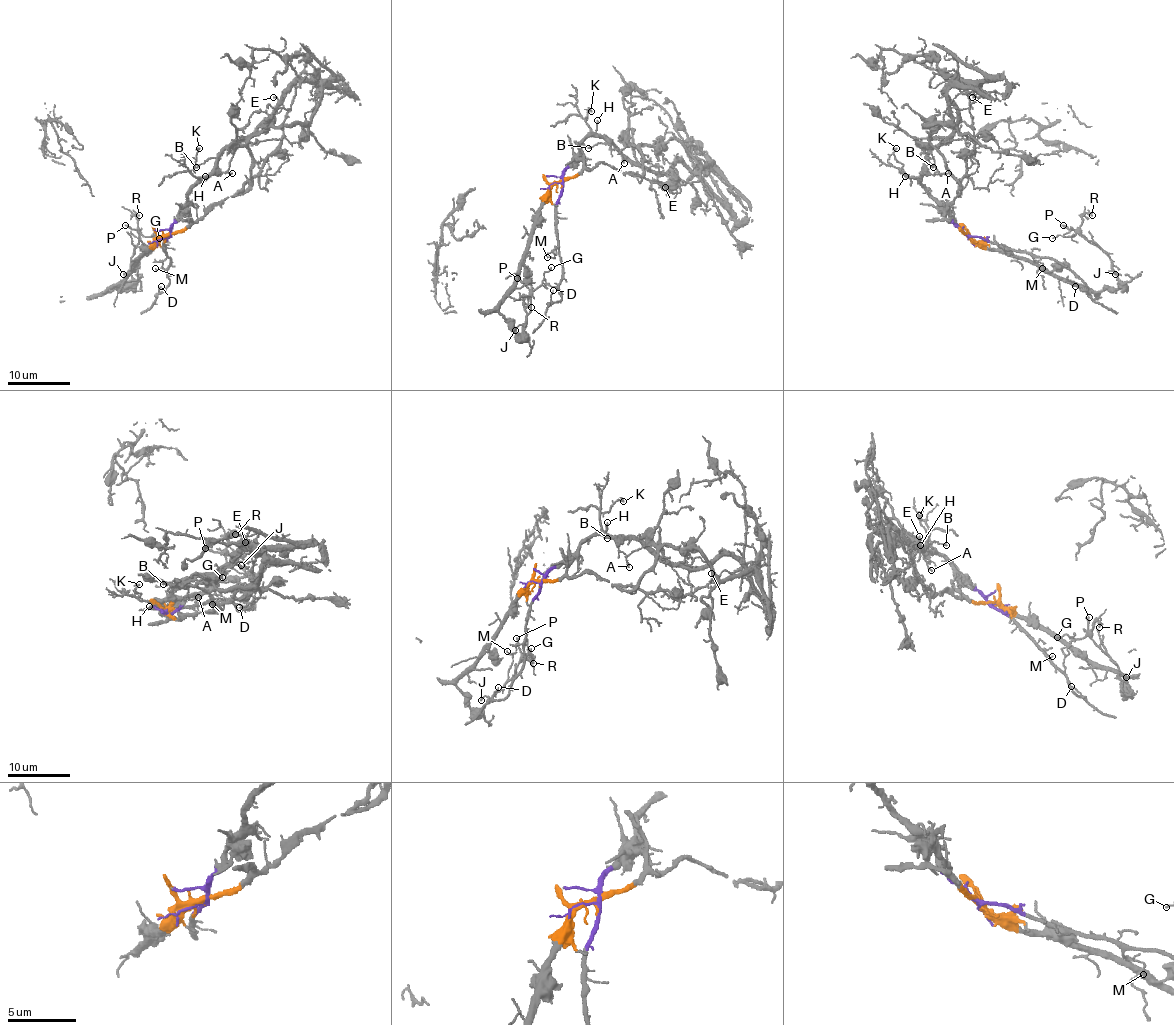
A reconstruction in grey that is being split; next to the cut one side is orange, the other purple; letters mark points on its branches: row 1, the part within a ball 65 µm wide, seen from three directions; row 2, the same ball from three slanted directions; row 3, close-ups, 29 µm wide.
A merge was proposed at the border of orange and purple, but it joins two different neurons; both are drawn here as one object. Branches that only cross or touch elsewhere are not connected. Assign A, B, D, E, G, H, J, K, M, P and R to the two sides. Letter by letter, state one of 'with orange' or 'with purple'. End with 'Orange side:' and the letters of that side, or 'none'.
A: with purple
B: with purple
D: with purple
E: with orange
G: with orange
H: with purple
J: with orange
K: with purple
M: with purple
P: with orange
R: with orange
Orange side: E, G, J, P, R

